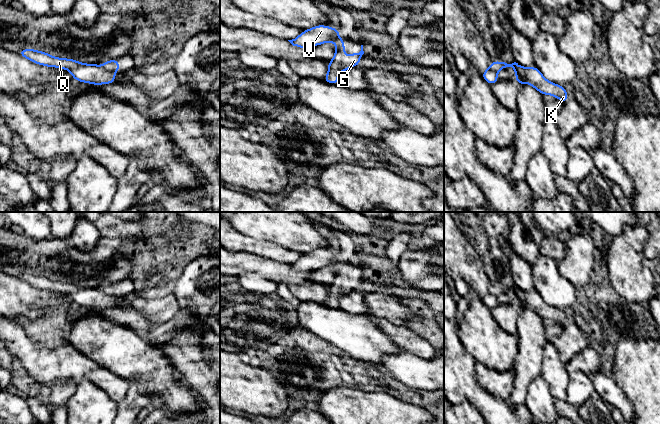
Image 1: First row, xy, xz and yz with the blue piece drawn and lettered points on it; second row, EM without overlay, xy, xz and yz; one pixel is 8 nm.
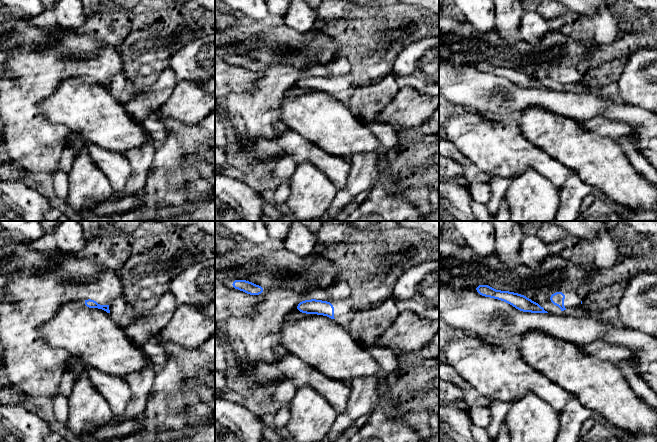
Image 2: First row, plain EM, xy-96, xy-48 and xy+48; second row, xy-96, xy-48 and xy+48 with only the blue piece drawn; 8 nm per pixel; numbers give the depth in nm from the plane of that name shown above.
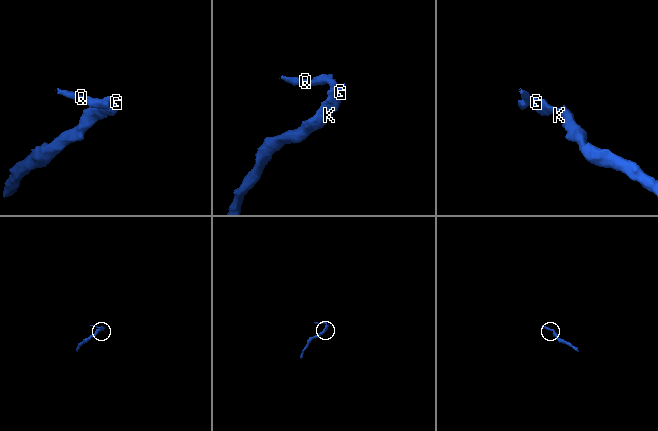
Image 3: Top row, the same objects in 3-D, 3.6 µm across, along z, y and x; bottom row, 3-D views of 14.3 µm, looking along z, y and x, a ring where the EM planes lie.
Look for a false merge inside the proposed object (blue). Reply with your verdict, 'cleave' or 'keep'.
cleave

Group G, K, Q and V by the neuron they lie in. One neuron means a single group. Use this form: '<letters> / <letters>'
G K / Q V

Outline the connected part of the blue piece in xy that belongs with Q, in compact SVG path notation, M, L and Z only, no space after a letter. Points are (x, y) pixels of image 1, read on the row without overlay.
M33 272L19 274L17 278L42 290L69 294L76 305L93 309L115 307L115 296L106 295L97 288L85 288L74 283L58 282Z

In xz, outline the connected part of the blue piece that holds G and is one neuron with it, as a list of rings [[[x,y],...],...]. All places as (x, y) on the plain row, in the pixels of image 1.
[[[334,262],[330,264],[337,270],[333,283],[328,286],[328,297],[324,301],[324,305],[329,308],[339,308],[338,300],[341,296],[350,293],[351,291],[359,290],[360,283],[364,278],[363,269],[361,275],[357,277],[350,277],[349,282],[345,282],[345,263]]]

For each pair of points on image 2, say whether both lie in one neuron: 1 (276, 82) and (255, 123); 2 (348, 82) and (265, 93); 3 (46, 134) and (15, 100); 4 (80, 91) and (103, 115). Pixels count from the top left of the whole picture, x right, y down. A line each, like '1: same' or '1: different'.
1: same
2: different
3: same
4: same

